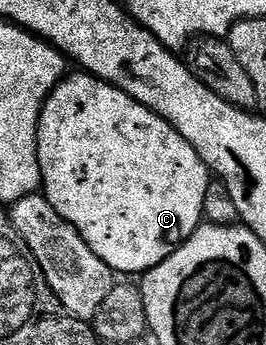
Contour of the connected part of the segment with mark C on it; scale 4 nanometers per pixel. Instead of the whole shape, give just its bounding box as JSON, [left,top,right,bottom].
[38,74,212,274]

